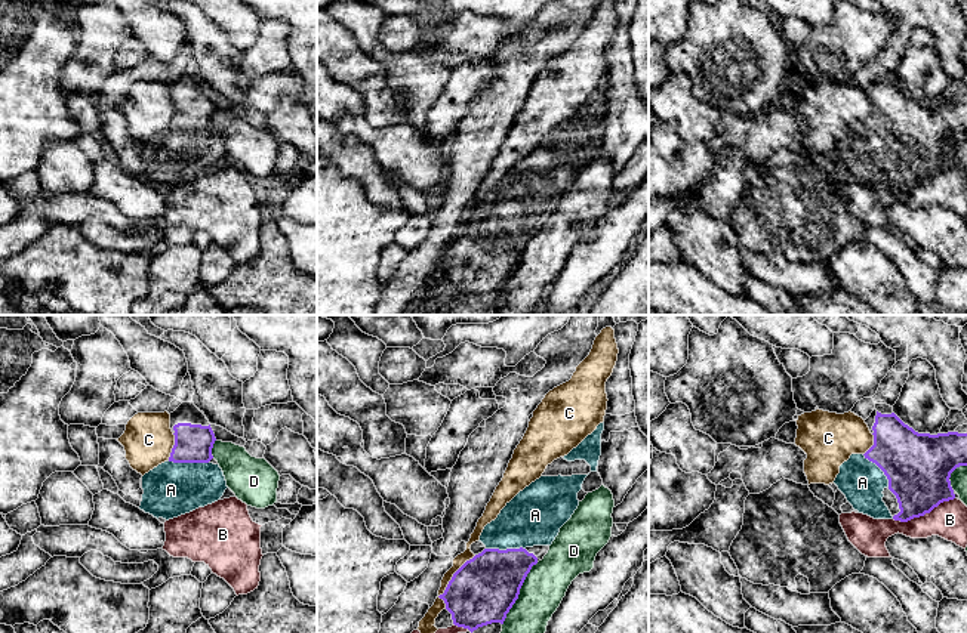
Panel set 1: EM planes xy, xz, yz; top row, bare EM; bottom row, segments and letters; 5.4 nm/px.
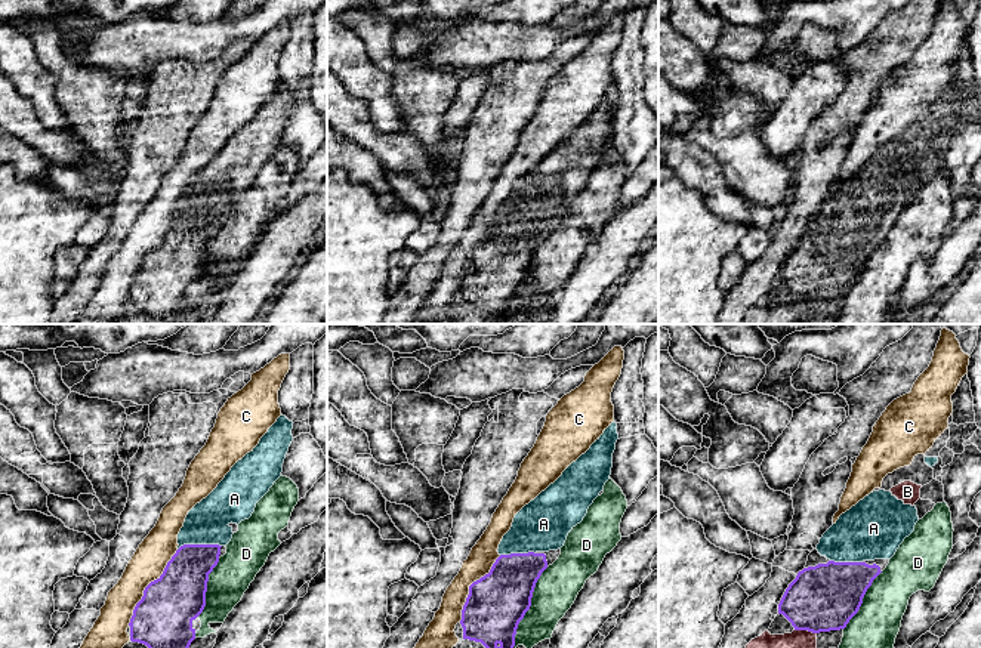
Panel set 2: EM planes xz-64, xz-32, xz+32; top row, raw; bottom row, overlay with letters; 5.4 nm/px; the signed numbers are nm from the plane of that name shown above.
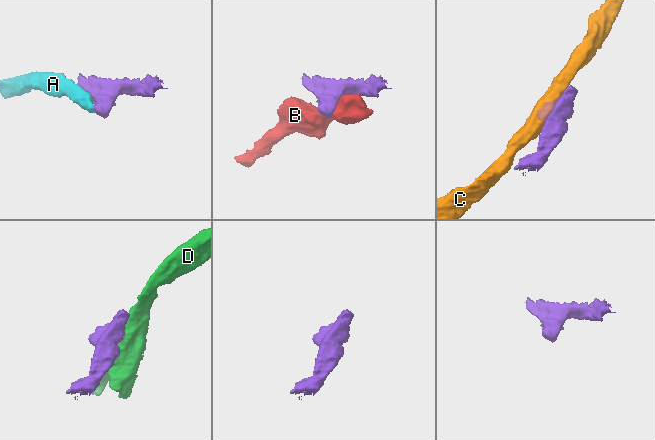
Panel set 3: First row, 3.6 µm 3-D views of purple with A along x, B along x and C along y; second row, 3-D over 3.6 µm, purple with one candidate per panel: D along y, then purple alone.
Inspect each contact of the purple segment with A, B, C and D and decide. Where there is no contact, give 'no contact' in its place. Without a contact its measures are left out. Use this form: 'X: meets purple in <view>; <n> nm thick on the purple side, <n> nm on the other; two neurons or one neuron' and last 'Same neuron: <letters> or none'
A: meets purple in xy; 200 nm thick on the purple side, 300 nm on the other; one neuron
B: meets purple in yz; 340 nm thick on the purple side, 190 nm on the other; two neurons
C: meets purple in xz; 360 nm thick on the purple side, 70 nm on the other; two neurons
D: meets purple in xz; 360 nm thick on the purple side, 240 nm on the other; two neurons
Same neuron: A

